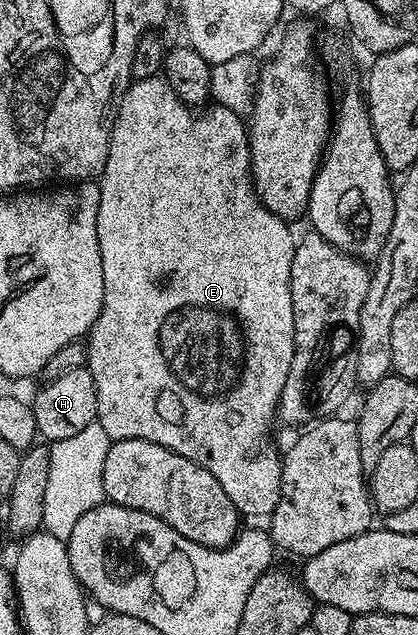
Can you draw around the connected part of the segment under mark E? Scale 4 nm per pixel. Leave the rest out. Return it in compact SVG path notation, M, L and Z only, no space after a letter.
M162 77L137 79L127 88L115 114L115 124L109 137L107 160L102 175L98 176L99 208L97 209L97 241L103 270L103 304L97 321L85 336L87 372L97 385L97 421L112 439L140 439L153 441L181 457L189 457L197 465L209 469L217 477L221 489L229 493L229 501L240 516L270 515L281 501L280 452L271 448L267 430L277 419L281 389L293 356L293 297L291 270L297 235L290 231L288 220L274 215L255 193L251 174L251 144L249 131L241 115L233 109L212 106L208 115L194 115L192 108L180 101L177 93Z

